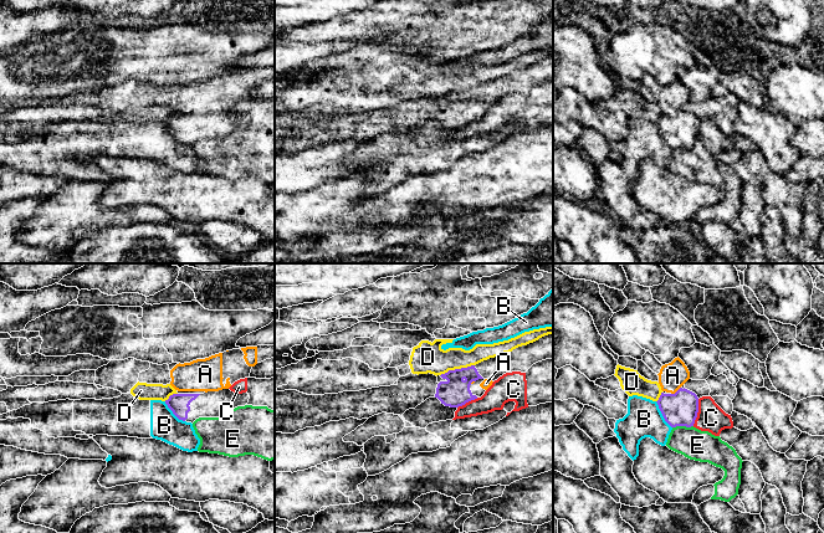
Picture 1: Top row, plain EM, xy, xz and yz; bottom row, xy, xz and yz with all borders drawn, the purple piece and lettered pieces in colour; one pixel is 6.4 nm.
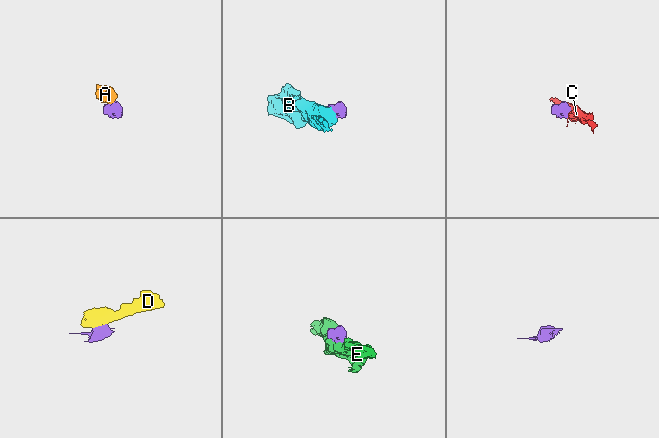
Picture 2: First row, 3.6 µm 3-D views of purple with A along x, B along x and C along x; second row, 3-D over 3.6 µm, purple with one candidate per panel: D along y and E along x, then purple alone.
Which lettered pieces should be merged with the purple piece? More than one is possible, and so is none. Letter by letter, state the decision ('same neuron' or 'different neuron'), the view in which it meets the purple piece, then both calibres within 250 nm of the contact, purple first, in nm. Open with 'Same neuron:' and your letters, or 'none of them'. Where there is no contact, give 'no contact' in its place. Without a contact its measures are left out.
Same neuron: A
A: same neuron | yz | 220/170 nm
B: different neuron | yz | 220/240 nm
C: different neuron | yz | 220/180 nm
D: different neuron | xz | 190/200 nm
E: different neuron | yz | 220/200 nm

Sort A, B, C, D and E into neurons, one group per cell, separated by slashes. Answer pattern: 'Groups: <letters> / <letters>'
Groups: A / B / C E / D

